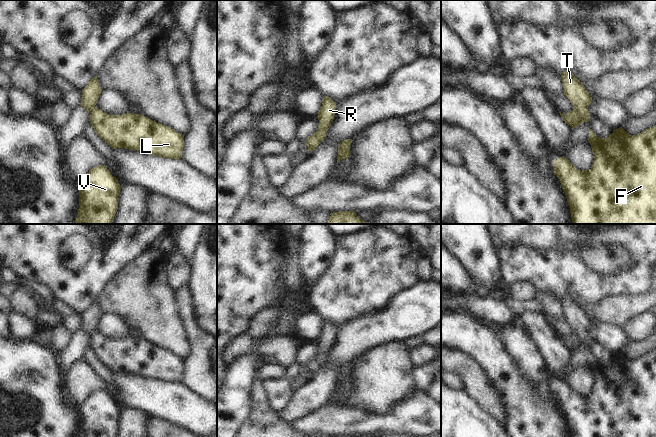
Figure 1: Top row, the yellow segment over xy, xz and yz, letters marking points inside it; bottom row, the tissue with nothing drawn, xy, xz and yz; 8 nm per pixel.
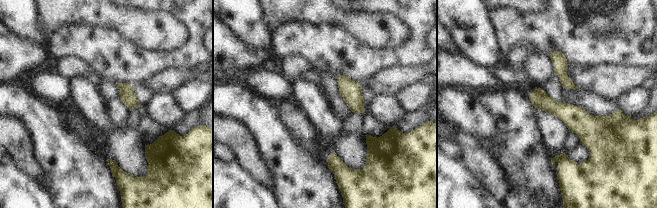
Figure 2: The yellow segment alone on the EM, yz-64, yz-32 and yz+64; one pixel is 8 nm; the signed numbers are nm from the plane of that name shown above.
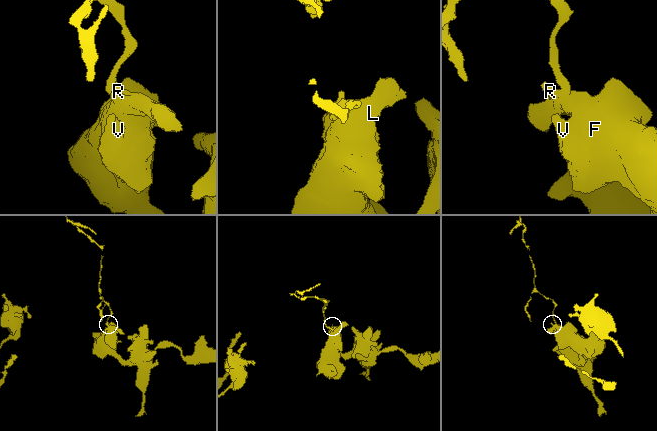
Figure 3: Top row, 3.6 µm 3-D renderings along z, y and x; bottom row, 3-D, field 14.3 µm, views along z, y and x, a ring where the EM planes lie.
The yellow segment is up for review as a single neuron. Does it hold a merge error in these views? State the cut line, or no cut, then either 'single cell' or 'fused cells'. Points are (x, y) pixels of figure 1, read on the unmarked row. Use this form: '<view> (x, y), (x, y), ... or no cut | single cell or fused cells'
yz (573, 332), (589, 341) | fused cells

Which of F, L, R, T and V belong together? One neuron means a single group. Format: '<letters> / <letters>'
F L R V / T

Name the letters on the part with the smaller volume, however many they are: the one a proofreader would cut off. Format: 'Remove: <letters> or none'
Remove: T

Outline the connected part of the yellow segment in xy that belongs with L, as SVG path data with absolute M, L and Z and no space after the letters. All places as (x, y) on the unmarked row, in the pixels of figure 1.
M95 331L90 337L90 348L113 373L137 374L167 383L182 381L184 360L144 339L109 339Z

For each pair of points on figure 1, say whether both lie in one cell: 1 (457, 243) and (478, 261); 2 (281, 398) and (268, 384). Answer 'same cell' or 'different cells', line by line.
1: same cell
2: same cell

